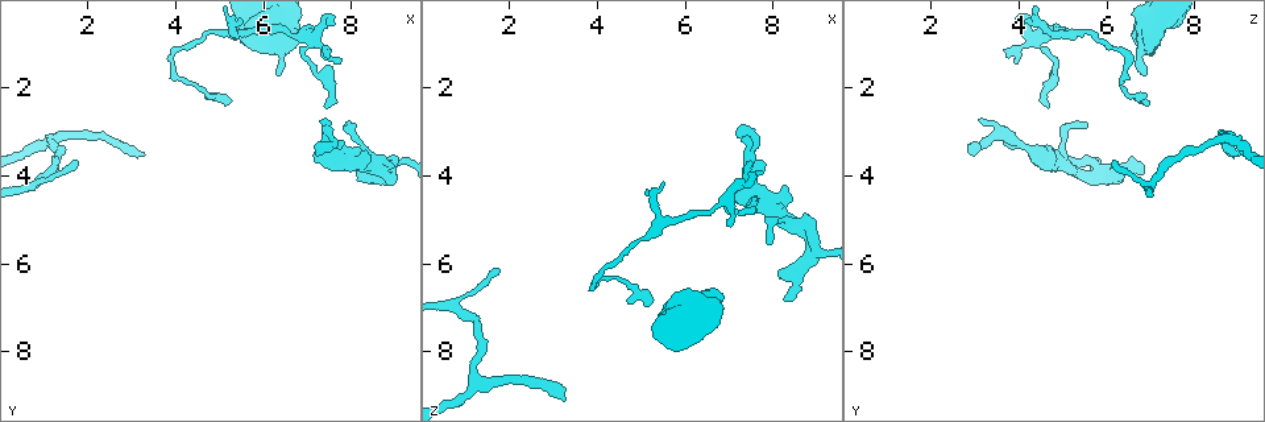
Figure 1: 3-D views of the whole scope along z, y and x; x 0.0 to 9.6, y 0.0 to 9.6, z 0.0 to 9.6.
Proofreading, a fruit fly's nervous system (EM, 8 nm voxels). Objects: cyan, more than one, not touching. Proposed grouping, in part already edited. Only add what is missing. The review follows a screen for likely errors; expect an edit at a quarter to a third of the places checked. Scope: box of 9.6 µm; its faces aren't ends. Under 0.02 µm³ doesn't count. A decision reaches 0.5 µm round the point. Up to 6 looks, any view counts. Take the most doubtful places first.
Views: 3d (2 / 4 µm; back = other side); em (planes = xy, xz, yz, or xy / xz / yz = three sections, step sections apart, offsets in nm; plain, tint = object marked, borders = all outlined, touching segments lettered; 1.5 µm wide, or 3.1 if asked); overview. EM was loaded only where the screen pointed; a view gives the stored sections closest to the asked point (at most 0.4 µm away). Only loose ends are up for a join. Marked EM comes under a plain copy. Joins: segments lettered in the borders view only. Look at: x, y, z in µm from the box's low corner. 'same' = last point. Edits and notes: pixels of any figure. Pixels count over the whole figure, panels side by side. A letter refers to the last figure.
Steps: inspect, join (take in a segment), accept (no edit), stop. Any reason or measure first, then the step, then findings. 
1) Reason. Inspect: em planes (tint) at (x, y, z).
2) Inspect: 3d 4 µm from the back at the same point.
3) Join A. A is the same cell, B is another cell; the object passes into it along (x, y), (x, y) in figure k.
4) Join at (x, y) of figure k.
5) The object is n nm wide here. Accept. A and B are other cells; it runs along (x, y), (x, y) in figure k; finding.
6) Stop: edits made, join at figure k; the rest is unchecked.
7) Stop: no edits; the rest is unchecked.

Stops while still wide. Inspect: em planes (tint) at (6.35, 1.75, 6.90).

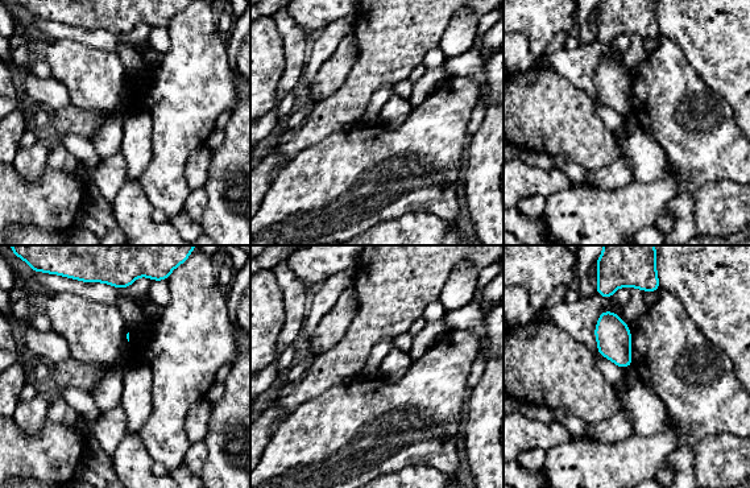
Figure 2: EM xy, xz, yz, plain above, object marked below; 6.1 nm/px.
Inspect: em planes (borders) at the same point.

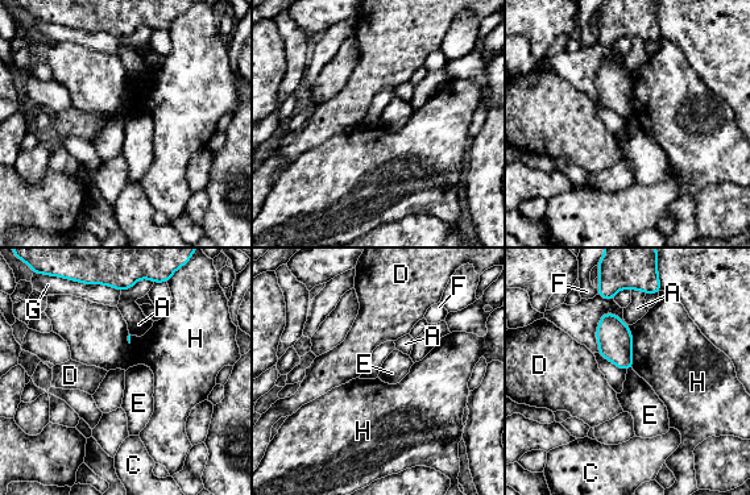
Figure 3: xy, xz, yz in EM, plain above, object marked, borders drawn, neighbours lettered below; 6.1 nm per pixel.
The longest contact is with H, 380 nm. Accept. A, C, D, E, F, G and H are other cells; none of them fits.

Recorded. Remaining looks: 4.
Tapers out. Inspect: 3d 4 µm at (1.75, 3.70, 6.15).

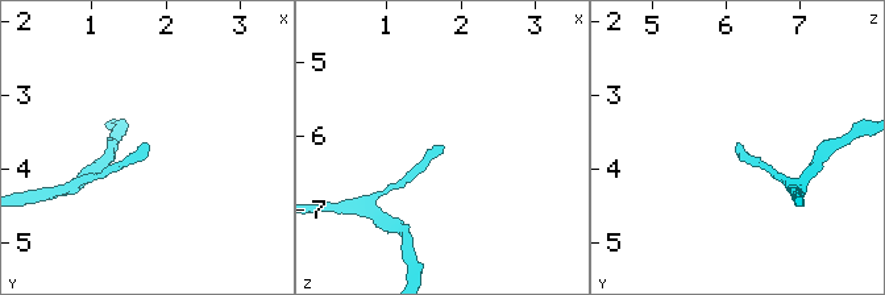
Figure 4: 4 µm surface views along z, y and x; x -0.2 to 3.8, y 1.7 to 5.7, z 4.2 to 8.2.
Inspect: em planes (borders) at (1.75, 3.65, 6.15).

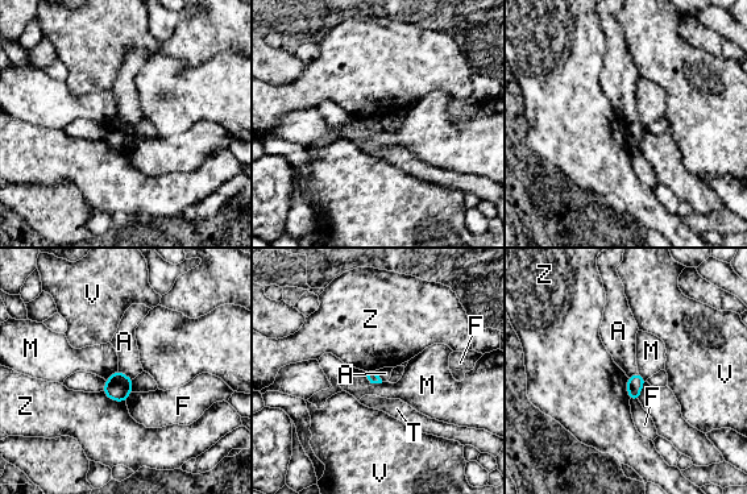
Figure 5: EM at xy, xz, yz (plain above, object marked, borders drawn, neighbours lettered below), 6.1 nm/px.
The longest contact is with Z, 160 nm. Accept. A, F, M, T, V and Z are other cells; a border runs along (117, 370), (133, 378) in figure 5; none of them fits.

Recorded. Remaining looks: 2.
Stop: no edits; the rest is unchecked.

